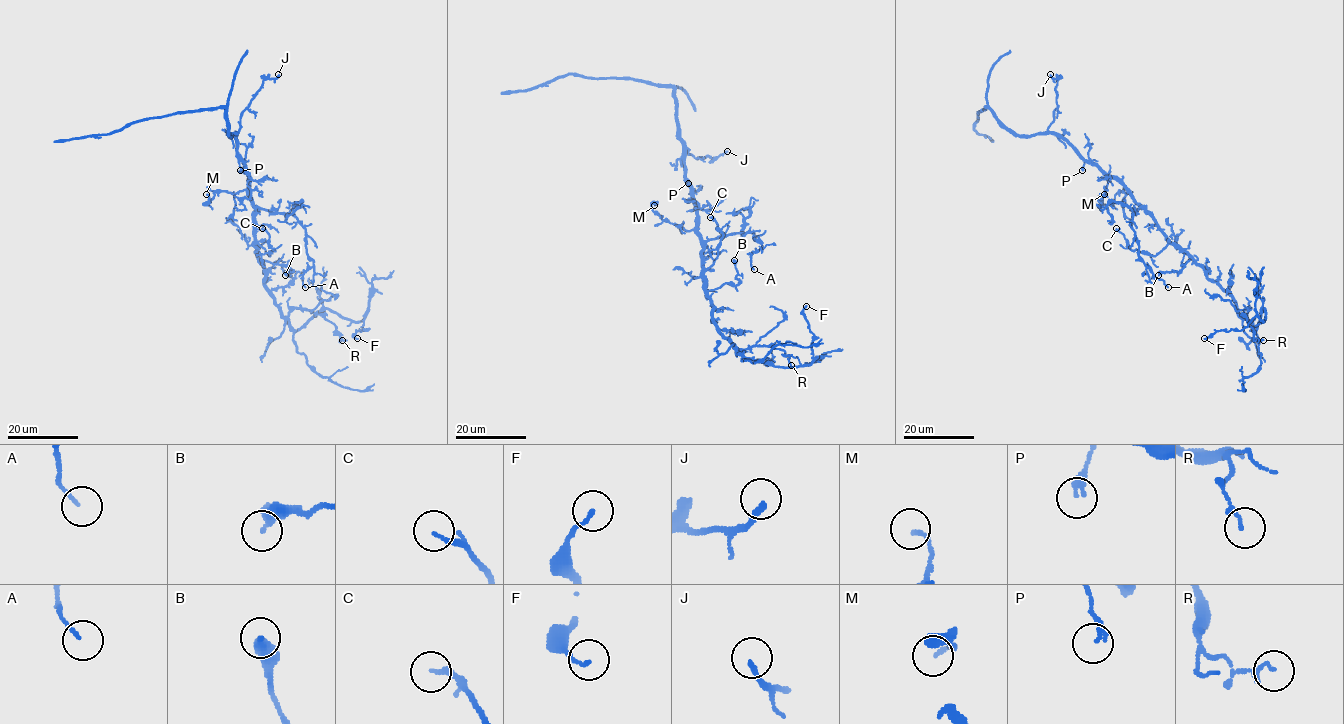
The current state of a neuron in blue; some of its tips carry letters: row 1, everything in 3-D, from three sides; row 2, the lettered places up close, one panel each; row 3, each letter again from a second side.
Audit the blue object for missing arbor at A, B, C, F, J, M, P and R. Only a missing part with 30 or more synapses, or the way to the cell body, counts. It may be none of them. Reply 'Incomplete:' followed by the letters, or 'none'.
Incomplete: none

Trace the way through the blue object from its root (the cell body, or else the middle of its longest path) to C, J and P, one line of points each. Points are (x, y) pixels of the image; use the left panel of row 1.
C: (248, 189), (248, 197), (254, 208), (254, 237), (269, 255), (274, 249), (269, 243), (269, 233), (262, 228)
J: (248, 189), (248, 173), (237, 151), (236, 132), (240, 113), (262, 81), (278, 74)
P: (248, 189), (248, 173), (240, 161), (240, 170)

